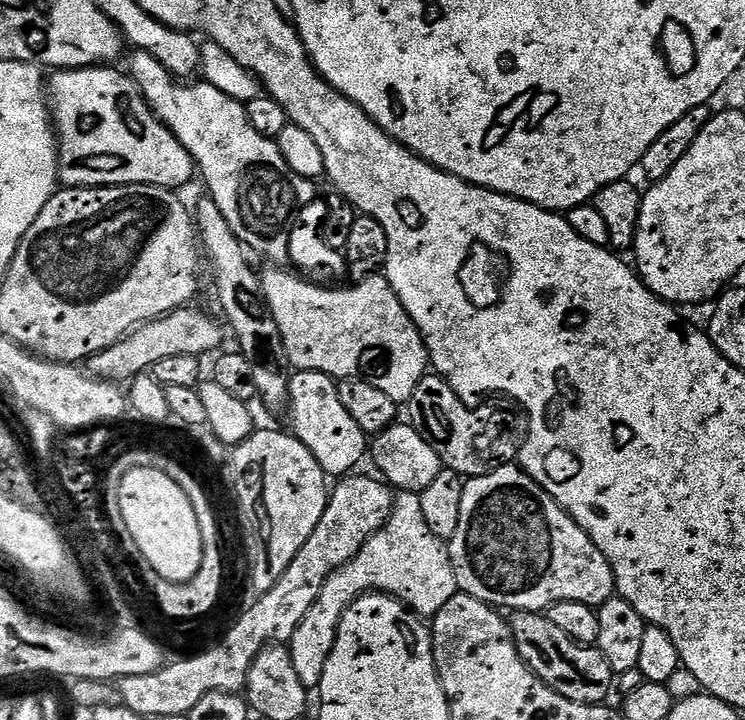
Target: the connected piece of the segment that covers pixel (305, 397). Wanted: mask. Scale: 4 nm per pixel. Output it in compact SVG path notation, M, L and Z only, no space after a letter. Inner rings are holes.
M293 371L292 381L290 382L290 390L288 391L287 415L292 415L291 435L297 436L306 446L306 450L310 450L310 454L314 454L314 458L318 462L318 466L324 471L324 475L329 478L343 478L360 464L360 459L365 459L366 453L370 448L369 437L360 429L358 422L354 422L354 418L350 418L350 414L346 410L346 406L342 406L342 398L337 381L332 377L322 374L321 372L301 372Z

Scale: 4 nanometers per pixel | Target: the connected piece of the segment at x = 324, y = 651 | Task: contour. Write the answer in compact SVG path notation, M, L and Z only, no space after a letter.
M415 492L399 493L392 501L392 513L382 526L382 530L378 530L378 534L368 539L366 546L358 550L354 559L343 564L338 570L334 570L326 586L322 586L322 594L318 594L310 614L306 614L298 630L294 630L294 638L290 641L290 651L294 658L294 671L298 674L302 686L306 686L309 690L319 689L322 682L322 670L326 670L326 662L334 650L342 614L359 596L369 594L393 596L394 599L401 600L406 607L412 609L417 616L431 618L438 614L438 610L442 610L442 606L446 606L446 602L450 602L450 598L456 596L457 591L456 575L447 543L440 540L438 534L432 533L430 526L426 526L426 517L422 514L422 502L419 495Z

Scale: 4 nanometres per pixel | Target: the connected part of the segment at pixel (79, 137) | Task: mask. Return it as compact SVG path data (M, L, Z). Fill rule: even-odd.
M97 66L95 68L74 68L71 70L56 70L51 73L46 84L46 96L50 101L52 123L56 130L58 141L58 167L60 169L60 184L66 188L114 188L121 184L145 184L146 186L158 186L159 188L171 188L181 190L192 179L197 179L198 169L196 159L178 142L178 138L166 127L160 119L152 112L152 107L144 101L144 95L131 78L131 75L122 73L116 66Z

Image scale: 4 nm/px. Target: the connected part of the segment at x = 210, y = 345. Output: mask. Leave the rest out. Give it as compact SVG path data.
M196 306L175 308L173 312L168 312L165 316L141 324L140 327L123 336L114 346L88 357L86 371L97 380L106 380L110 384L120 386L123 385L123 380L131 382L136 377L145 375L154 365L162 362L162 358L175 358L178 354L207 357L207 352L215 353L225 347L223 344L226 328L219 319L217 320L204 312L199 312Z

